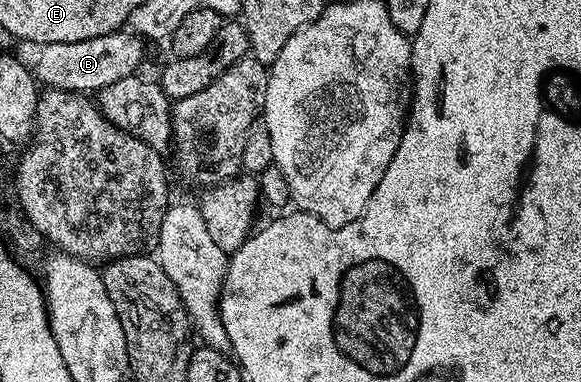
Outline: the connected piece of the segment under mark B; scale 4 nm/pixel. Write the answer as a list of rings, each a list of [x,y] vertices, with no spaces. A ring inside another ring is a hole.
[[[123,29],[86,40],[46,42],[37,49],[40,51],[36,54],[36,63],[31,63],[30,69],[41,87],[87,95],[117,80],[133,77],[144,58],[144,46],[145,39]]]

